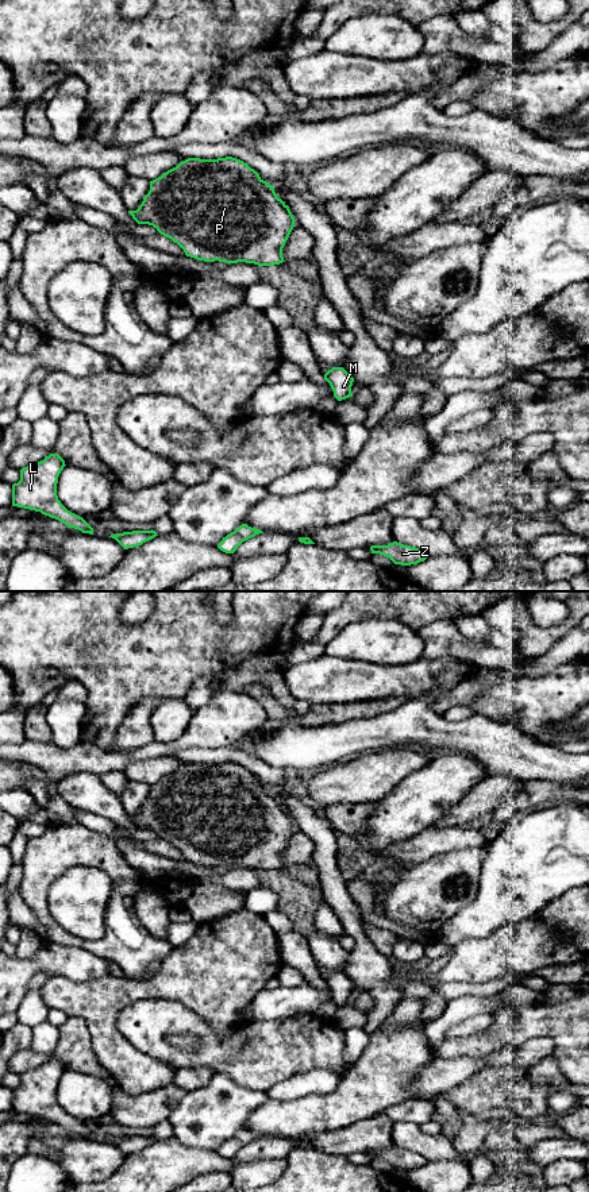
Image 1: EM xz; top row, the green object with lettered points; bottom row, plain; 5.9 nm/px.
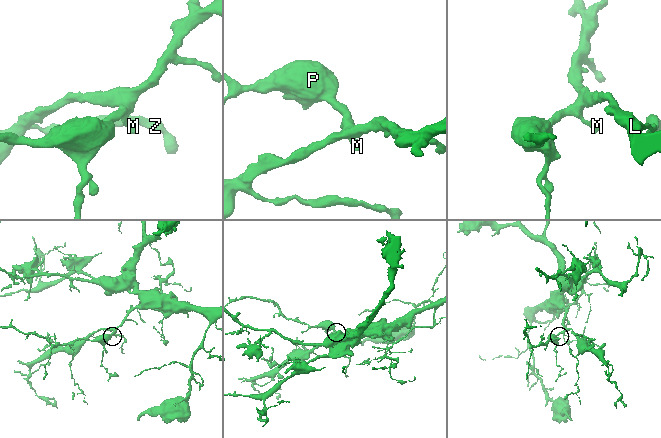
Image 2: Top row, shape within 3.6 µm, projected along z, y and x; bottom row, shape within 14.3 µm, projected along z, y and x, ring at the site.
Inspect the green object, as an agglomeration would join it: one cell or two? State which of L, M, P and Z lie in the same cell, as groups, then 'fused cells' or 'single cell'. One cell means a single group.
L M P Z | single cell

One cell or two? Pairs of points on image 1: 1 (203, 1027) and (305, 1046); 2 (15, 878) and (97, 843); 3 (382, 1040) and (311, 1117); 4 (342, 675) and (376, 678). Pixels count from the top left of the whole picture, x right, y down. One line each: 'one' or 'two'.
1: one
2: two
3: one
4: one

